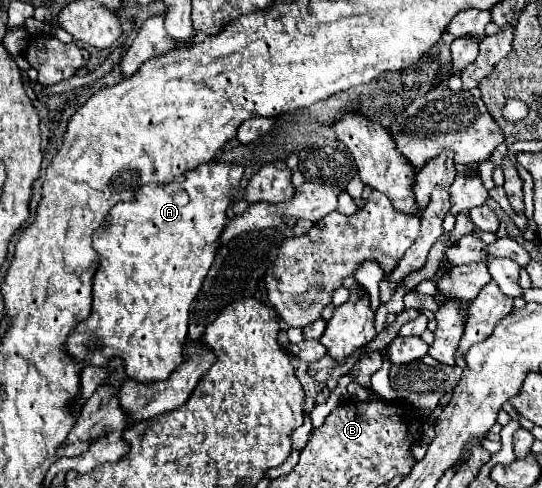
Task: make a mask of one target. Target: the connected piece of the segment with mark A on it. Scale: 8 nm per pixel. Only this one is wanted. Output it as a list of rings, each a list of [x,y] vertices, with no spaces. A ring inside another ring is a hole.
[[[209,162],[187,174],[183,182],[141,186],[133,202],[119,202],[111,208],[105,226],[99,228],[93,238],[93,246],[99,254],[99,270],[93,282],[93,310],[91,316],[69,334],[65,342],[69,358],[97,368],[107,368],[113,358],[121,358],[127,376],[141,384],[165,380],[177,370],[183,362],[181,350],[187,338],[189,306],[215,260],[217,240],[227,220],[225,212],[239,200],[241,176],[243,168],[239,164]]]

